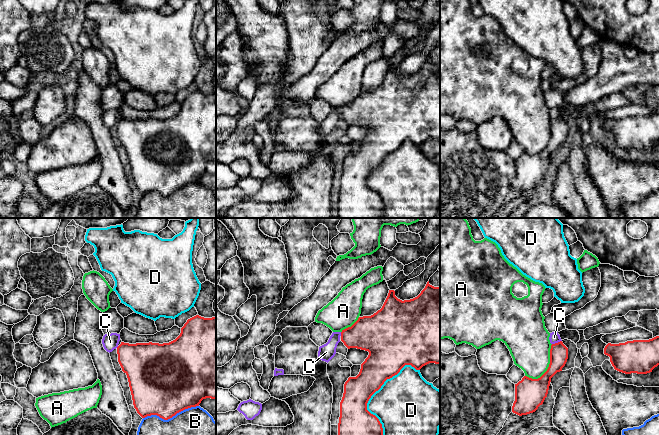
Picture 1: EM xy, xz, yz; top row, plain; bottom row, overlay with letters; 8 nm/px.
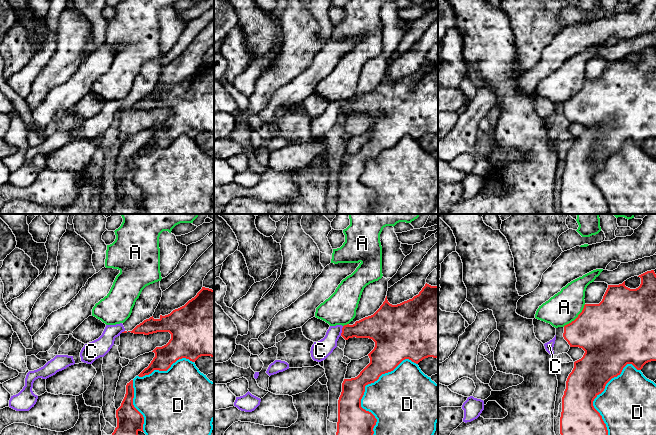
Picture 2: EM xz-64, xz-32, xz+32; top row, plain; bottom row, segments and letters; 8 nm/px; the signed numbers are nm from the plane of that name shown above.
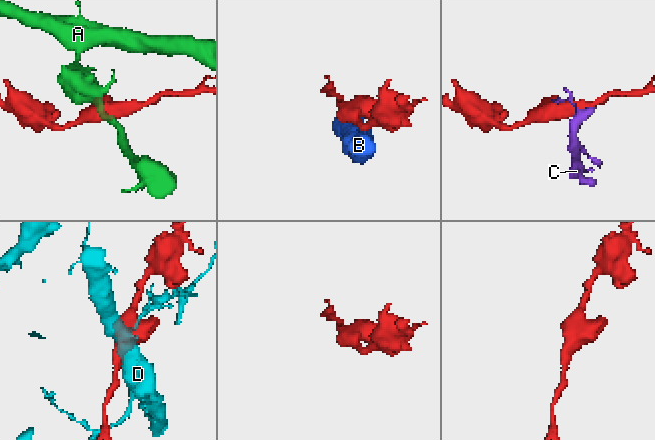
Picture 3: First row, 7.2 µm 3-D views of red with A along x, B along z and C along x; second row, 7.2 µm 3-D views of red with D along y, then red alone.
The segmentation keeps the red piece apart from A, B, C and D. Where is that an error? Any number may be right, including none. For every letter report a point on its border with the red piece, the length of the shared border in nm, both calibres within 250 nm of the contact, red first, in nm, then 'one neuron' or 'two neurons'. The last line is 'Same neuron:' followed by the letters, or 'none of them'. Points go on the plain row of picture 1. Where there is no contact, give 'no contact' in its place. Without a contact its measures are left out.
A: meets red in yz at (548, 144); contact 340 nm long; 240 nm thick on the red side, 340 nm on the other; two neurons
B: meets red in xy at (170, 193); contact 460 nm long; 460 nm thick on the red side, 480 nm on the other; two neurons
C: meets red in yz at (556, 119); contact 90 nm long; 140 nm thick on the red side, 80 nm on the other; two neurons
D: meets red in xz at (369, 174); contact 650 nm long; 300 nm thick on the red side, 400 nm on the other; two neurons
Same neuron: none of them

